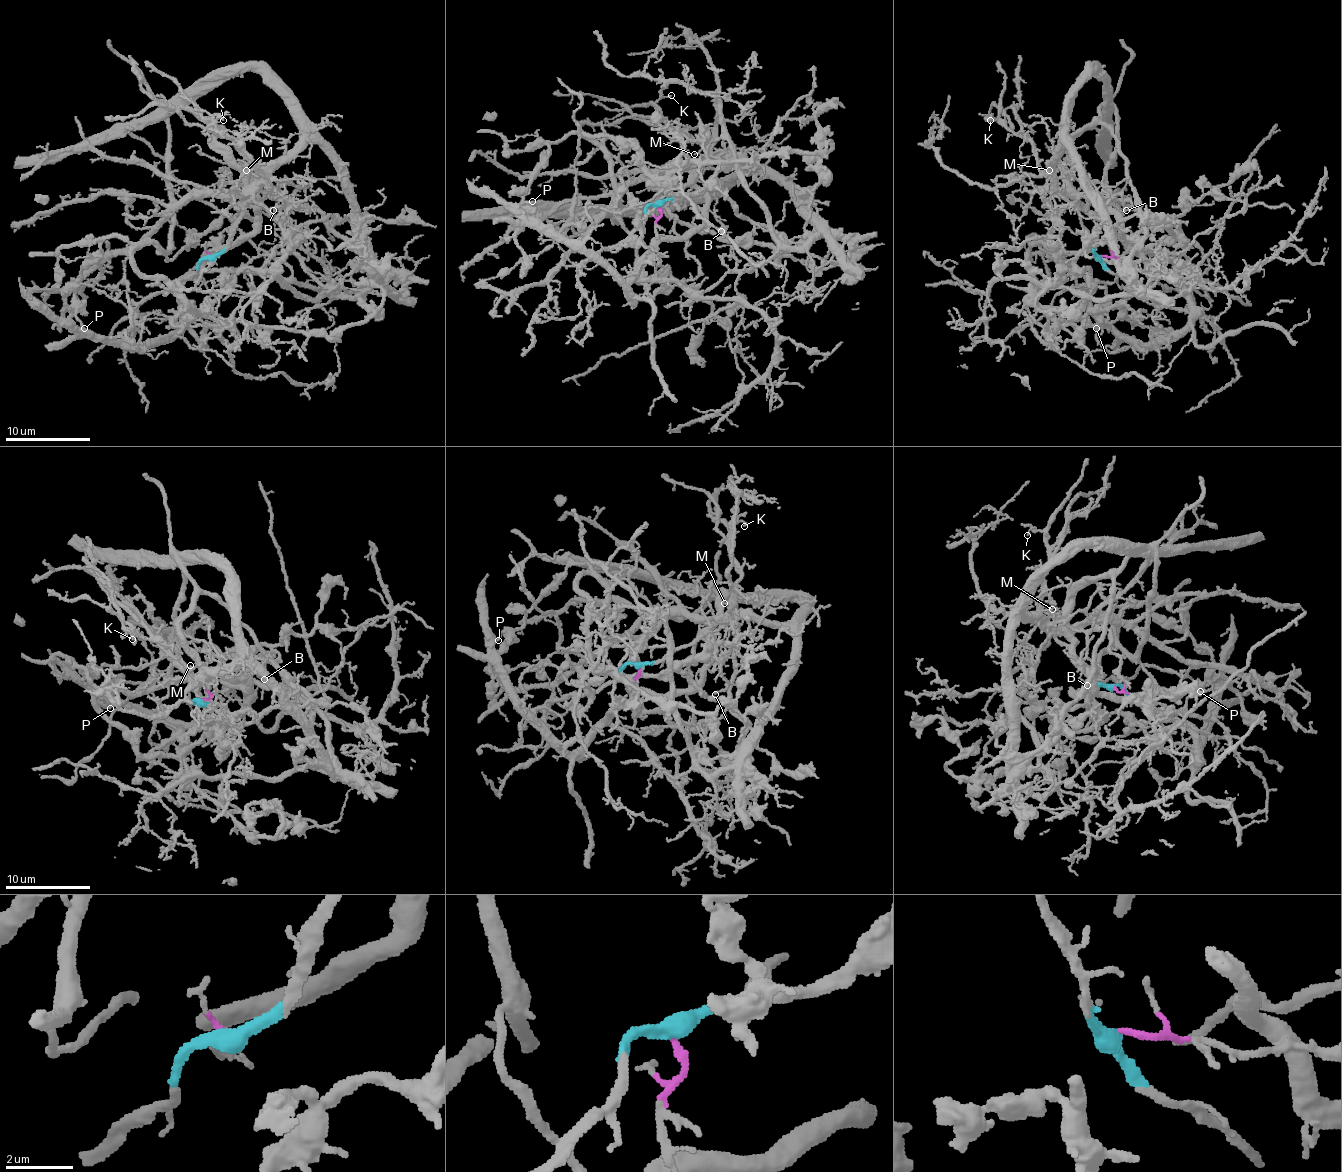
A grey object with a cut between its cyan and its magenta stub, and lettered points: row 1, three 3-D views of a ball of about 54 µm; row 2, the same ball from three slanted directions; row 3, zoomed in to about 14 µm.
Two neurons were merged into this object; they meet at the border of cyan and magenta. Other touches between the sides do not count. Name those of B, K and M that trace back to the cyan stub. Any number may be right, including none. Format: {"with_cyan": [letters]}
{"with_cyan": ["B", "K", "M"]}

